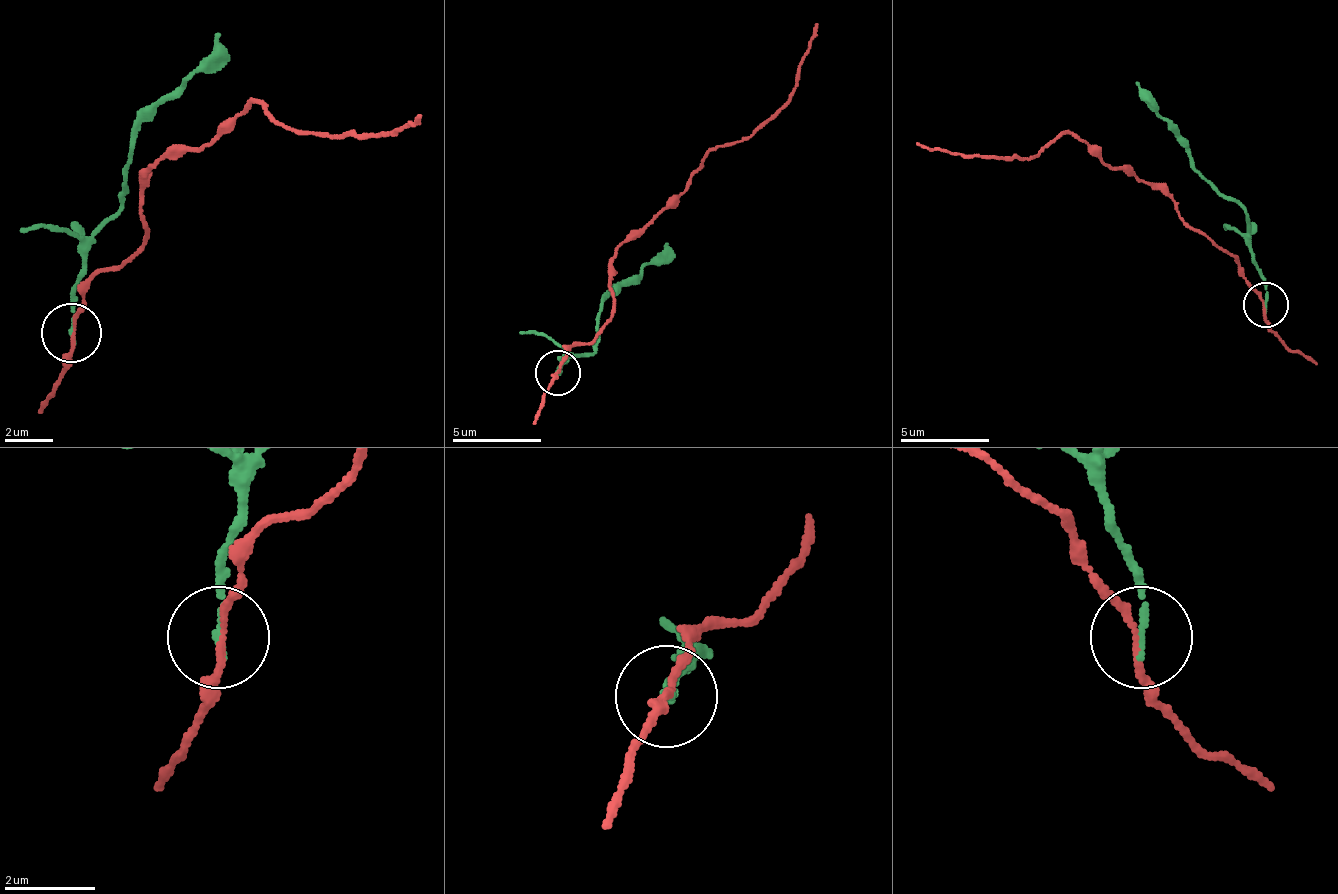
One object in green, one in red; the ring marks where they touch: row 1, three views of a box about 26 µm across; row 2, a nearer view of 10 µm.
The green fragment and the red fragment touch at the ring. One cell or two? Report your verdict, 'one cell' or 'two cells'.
two cells

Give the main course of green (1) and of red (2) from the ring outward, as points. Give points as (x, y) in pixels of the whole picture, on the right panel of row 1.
1: (1267, 304), (1267, 277), (1249, 237), (1244, 210), (1191, 152), (1138, 81)
2: (1267, 308), (1235, 259), (1200, 232), (1155, 188), (1111, 170), (1071, 135), (1035, 157), (991, 157), (915, 144)

